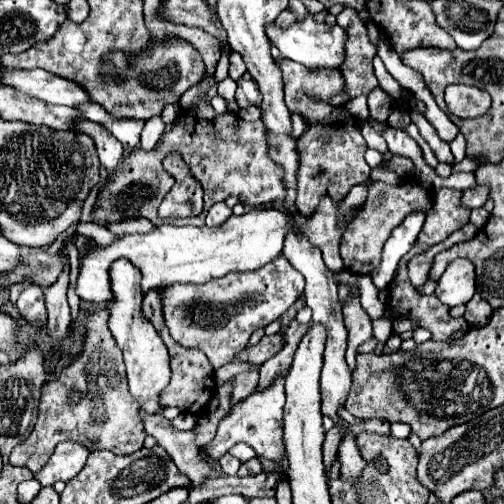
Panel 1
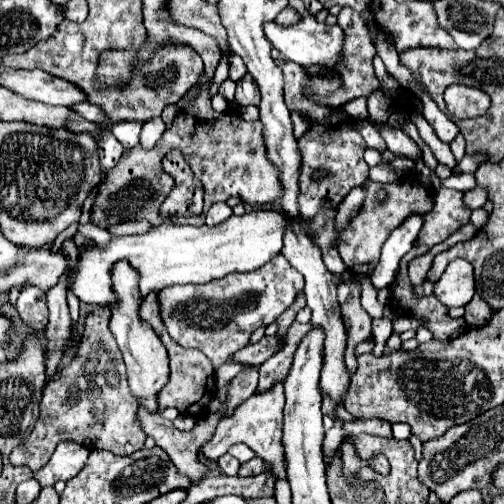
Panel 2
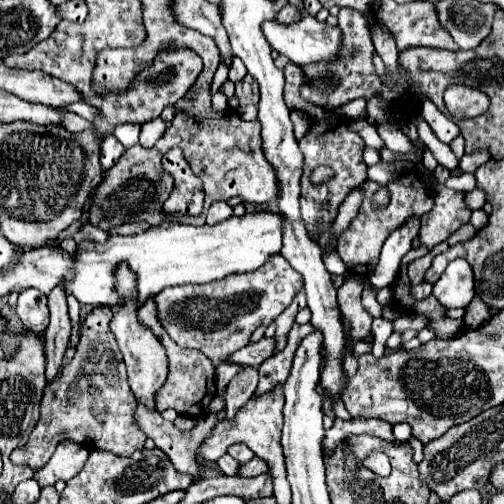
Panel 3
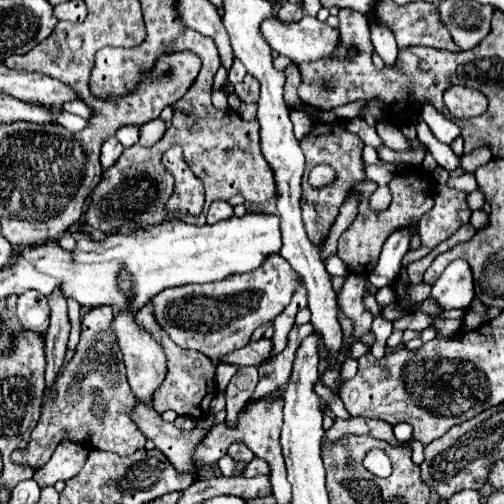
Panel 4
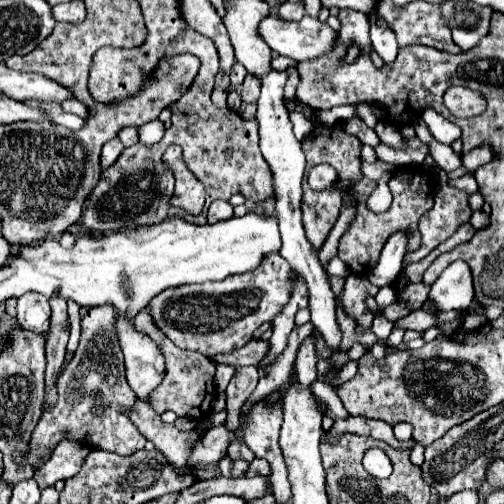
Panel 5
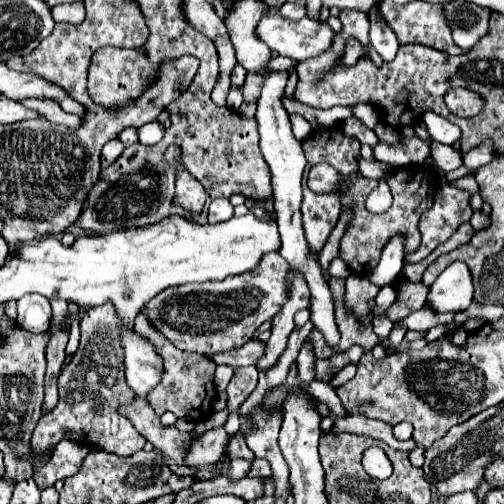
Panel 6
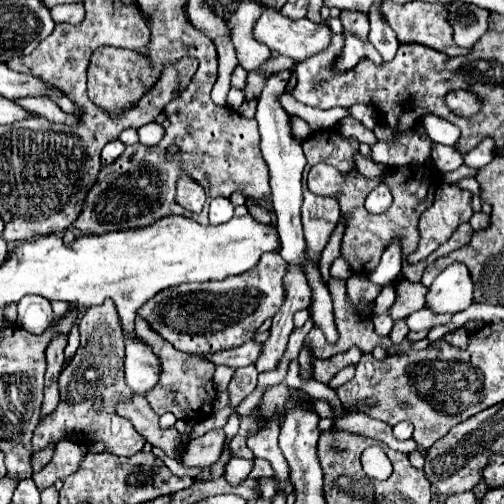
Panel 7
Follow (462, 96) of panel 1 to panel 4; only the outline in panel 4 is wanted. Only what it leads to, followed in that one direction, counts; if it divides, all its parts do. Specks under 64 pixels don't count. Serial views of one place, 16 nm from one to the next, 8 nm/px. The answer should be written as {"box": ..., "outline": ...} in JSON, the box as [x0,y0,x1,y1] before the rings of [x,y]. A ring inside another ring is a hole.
{"box":[446,85,488,118],"outline":[[[452,85],[448,88],[446,108],[456,118],[474,118],[486,112],[488,98],[480,90],[472,90],[468,86]]]}

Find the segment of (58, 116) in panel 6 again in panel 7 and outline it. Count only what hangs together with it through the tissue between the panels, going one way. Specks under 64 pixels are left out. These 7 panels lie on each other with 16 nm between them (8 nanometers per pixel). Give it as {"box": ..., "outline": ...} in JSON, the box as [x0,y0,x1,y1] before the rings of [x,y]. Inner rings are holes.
{"box":[16,98,70,124],"outline":[[[22,98],[22,100],[16,100],[16,102],[22,104],[24,108],[30,108],[32,112],[44,116],[50,122],[66,124],[66,118],[70,118],[70,114],[62,112],[60,106],[56,102],[52,102],[52,100],[44,100],[44,98]]]}

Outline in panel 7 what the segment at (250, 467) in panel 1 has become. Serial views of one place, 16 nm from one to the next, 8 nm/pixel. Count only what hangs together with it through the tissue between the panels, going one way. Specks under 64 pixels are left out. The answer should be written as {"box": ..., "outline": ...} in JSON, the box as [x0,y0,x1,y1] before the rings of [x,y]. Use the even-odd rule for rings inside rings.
{"box":[250,460,272,478],"outline":[[[254,460],[254,468],[250,472],[250,478],[266,478],[266,476],[272,476],[272,468],[268,464],[268,460]]]}

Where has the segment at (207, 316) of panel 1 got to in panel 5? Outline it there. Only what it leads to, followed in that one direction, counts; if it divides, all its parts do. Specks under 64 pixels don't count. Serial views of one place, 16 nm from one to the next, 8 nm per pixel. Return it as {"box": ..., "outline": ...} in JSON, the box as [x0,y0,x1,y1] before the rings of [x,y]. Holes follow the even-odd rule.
{"box":[150,254,298,358],"outline":[[[268,254],[264,262],[246,274],[228,276],[220,282],[184,284],[166,288],[150,300],[152,316],[162,332],[182,350],[196,350],[208,358],[232,352],[252,338],[252,332],[264,322],[272,322],[292,296],[292,282],[298,274],[280,254]]]}

